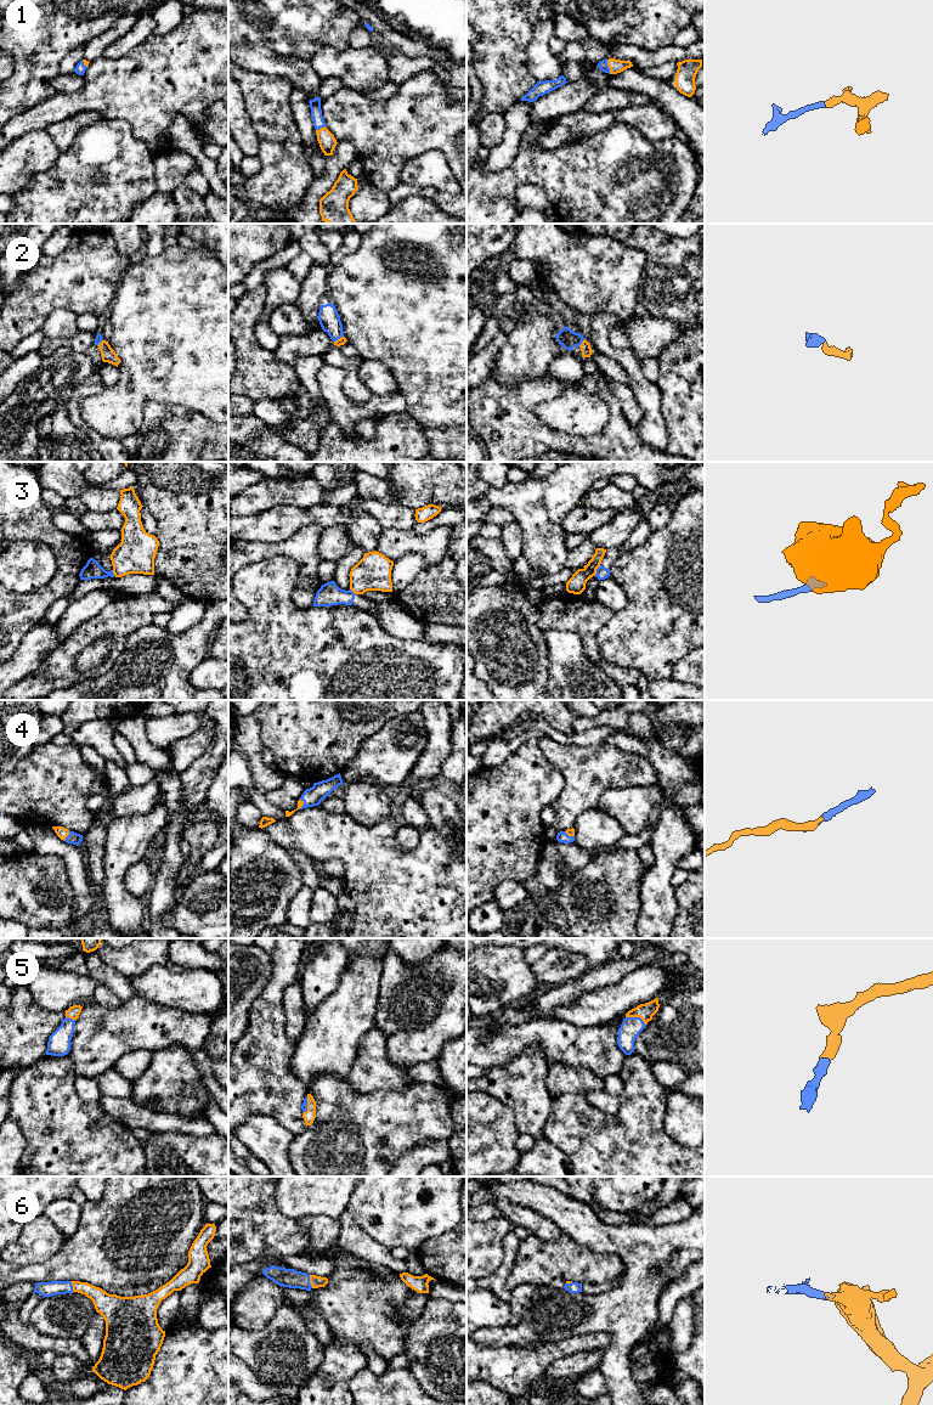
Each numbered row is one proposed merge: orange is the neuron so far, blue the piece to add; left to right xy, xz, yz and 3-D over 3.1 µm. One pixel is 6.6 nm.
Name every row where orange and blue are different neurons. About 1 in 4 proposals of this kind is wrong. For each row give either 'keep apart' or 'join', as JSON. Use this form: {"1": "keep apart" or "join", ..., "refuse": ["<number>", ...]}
{"1": "join", "2": "join", "3": "keep apart", "4": "join", "5": "join", "6": "join", "refuse": ["3"]}

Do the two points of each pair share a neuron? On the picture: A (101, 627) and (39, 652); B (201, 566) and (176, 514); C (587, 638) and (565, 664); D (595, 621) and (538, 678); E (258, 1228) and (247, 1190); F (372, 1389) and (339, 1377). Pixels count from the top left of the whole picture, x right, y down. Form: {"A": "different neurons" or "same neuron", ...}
{"A": "different neurons", "B": "same neuron", "C": "different neurons", "D": "different neurons", "E": "same neuron", "F": "different neurons"}

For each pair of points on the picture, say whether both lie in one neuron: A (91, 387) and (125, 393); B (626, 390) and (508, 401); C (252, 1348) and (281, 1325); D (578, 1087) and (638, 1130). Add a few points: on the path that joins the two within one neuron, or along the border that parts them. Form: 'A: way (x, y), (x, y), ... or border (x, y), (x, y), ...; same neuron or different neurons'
A: border (105, 387), (86, 395), (79, 406); different neurons
B: border (606, 379), (606, 387), (617, 400), (625, 417); different neurons
C: way (258, 1341), (265, 1341), (273, 1332); same neuron
D: border (583, 1094), (561, 1094), (555, 1099); different neurons

